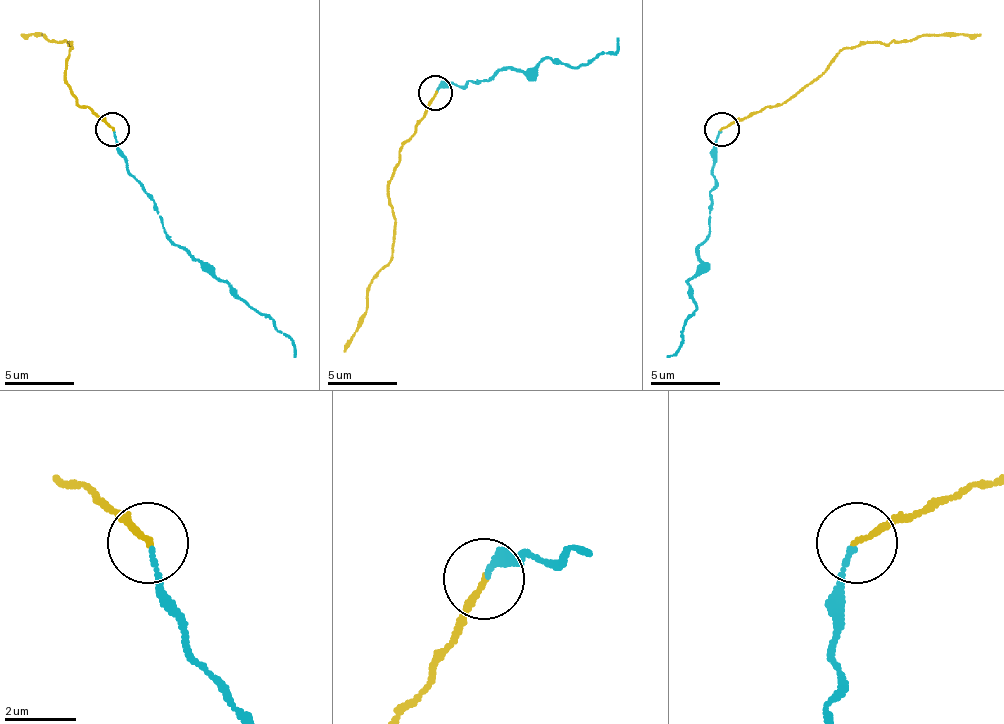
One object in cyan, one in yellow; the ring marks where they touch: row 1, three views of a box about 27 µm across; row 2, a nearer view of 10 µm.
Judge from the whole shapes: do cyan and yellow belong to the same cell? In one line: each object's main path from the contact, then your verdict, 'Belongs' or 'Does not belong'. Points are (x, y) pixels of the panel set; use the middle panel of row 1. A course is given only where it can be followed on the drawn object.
Course of cyan: (438, 92), (500, 71), (531, 71), (548, 57), (573, 67), (590, 64), (614, 54), (618, 36). Course of yellow: (434, 92), (389, 182), (393, 258), (369, 285), (369, 309), (344, 351). Does not belong

